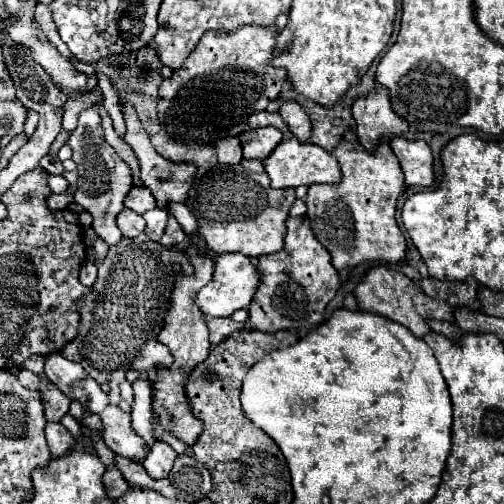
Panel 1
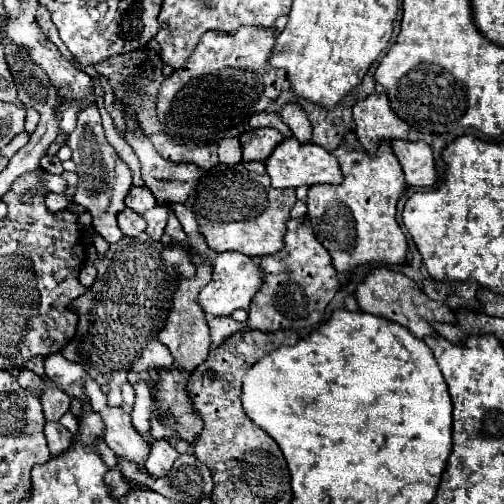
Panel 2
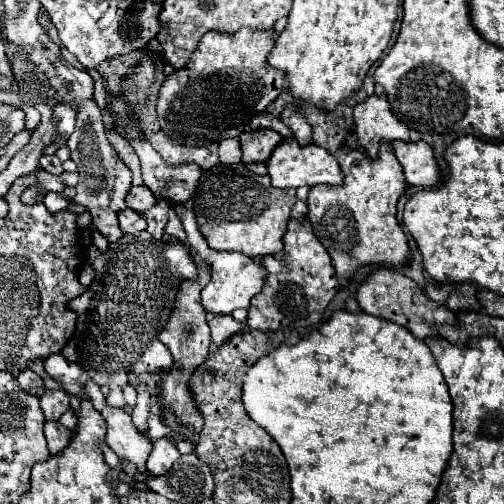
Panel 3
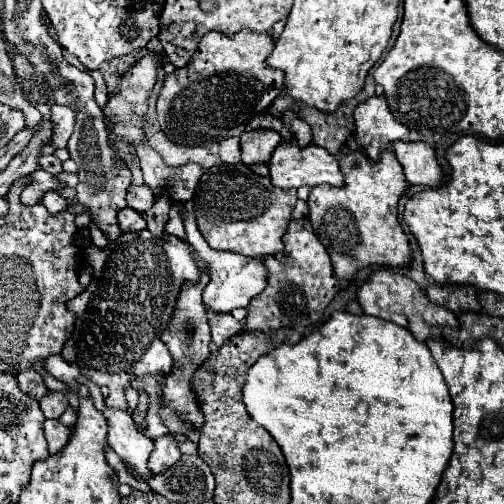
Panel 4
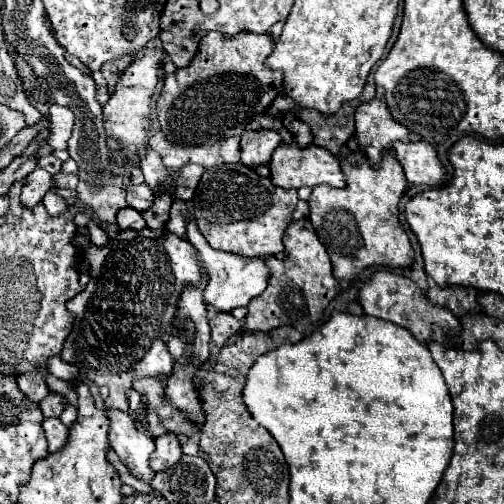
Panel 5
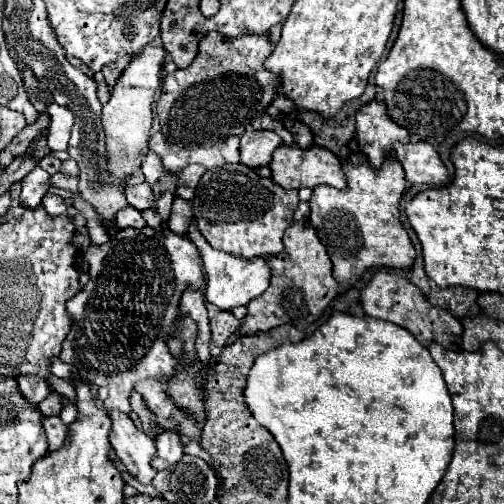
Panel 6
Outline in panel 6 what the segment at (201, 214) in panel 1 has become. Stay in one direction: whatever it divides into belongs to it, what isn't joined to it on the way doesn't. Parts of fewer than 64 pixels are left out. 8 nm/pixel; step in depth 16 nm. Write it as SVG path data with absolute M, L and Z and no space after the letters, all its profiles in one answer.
M224 164L222 168L206 170L192 200L196 226L208 240L208 244L216 250L242 258L266 258L272 254L280 254L284 250L282 236L292 224L296 206L296 190L284 190L270 178L258 176L244 164Z

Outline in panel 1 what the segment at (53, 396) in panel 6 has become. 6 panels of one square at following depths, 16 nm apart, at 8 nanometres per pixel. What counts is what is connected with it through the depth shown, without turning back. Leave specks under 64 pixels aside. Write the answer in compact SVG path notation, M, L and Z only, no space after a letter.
M50 386L42 394L42 398L44 398L44 406L46 406L46 420L48 422L60 422L62 416L70 408L70 400L62 392L58 392L56 386Z

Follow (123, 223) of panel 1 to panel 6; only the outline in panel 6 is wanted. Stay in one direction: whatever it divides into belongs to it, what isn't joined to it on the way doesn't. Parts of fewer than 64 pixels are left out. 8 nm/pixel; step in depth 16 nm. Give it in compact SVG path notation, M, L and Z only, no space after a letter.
M126 206L116 214L116 224L118 228L136 228L136 230L142 230L146 226L142 214L132 206Z

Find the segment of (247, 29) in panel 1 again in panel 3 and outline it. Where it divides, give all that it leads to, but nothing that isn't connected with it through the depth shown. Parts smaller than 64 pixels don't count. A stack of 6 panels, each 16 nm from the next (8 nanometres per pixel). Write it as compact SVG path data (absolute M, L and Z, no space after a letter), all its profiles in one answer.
M240 28L234 34L222 32L206 32L198 42L198 48L190 56L184 68L174 70L162 82L158 94L158 120L162 130L178 144L184 146L208 146L220 142L224 138L240 136L248 120L254 114L264 112L282 92L284 72L276 70L268 64L268 56L274 48L274 30L256 30L256 28Z

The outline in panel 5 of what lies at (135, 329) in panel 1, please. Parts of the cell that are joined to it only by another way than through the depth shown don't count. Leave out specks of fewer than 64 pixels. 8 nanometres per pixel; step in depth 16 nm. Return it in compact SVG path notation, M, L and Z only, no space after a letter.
M120 232L116 240L110 240L106 246L94 246L90 244L84 252L88 264L90 264L90 282L72 300L68 300L68 310L74 314L76 322L74 328L64 342L64 348L60 352L62 360L76 364L80 372L92 380L98 386L108 386L110 394L106 398L108 408L120 408L128 412L128 400L126 392L132 388L134 380L140 380L144 376L158 376L166 378L172 374L174 360L168 352L168 346L162 342L162 334L170 330L172 316L176 312L176 302L186 284L200 284L202 270L198 266L196 250L192 250L192 244L186 240L164 232L160 238L152 236L152 232Z

